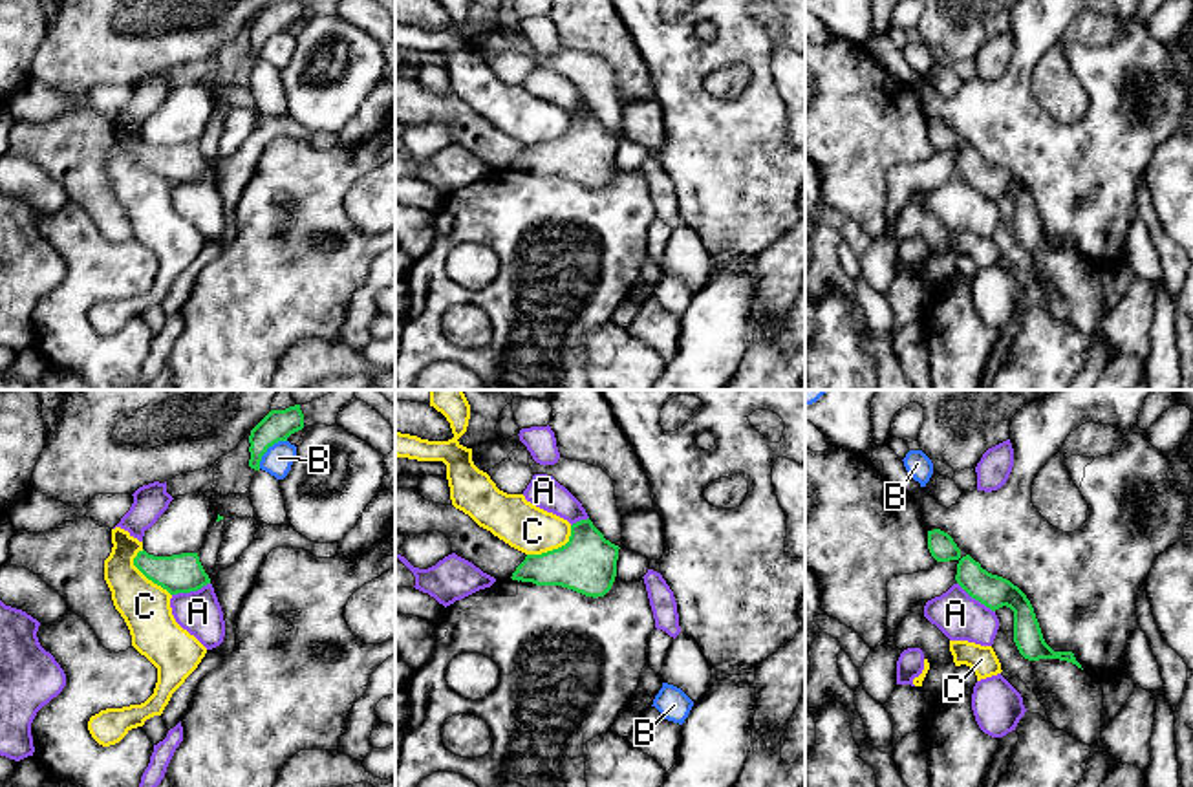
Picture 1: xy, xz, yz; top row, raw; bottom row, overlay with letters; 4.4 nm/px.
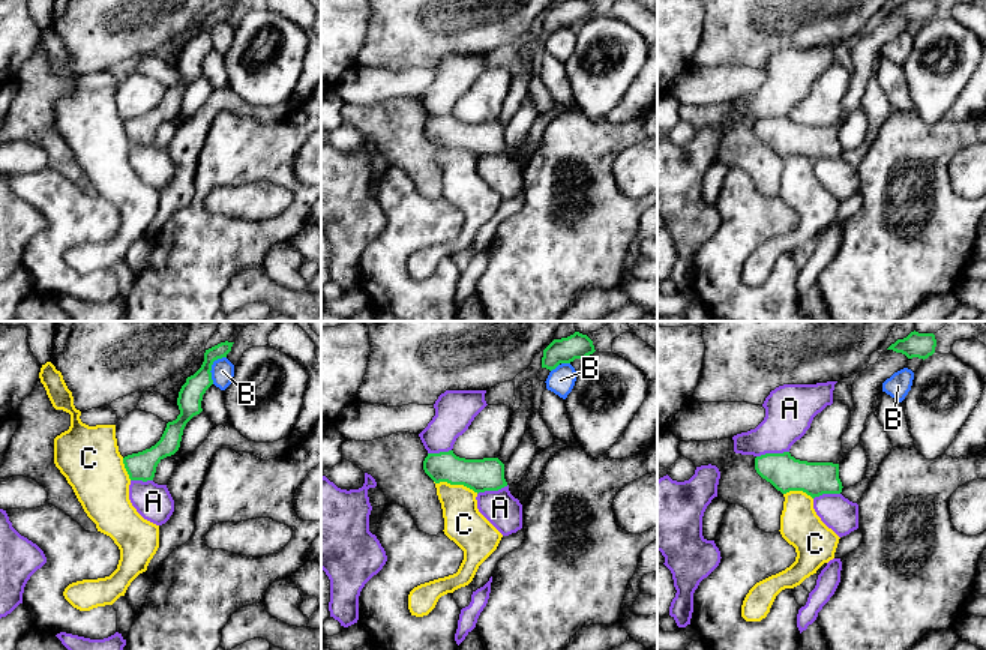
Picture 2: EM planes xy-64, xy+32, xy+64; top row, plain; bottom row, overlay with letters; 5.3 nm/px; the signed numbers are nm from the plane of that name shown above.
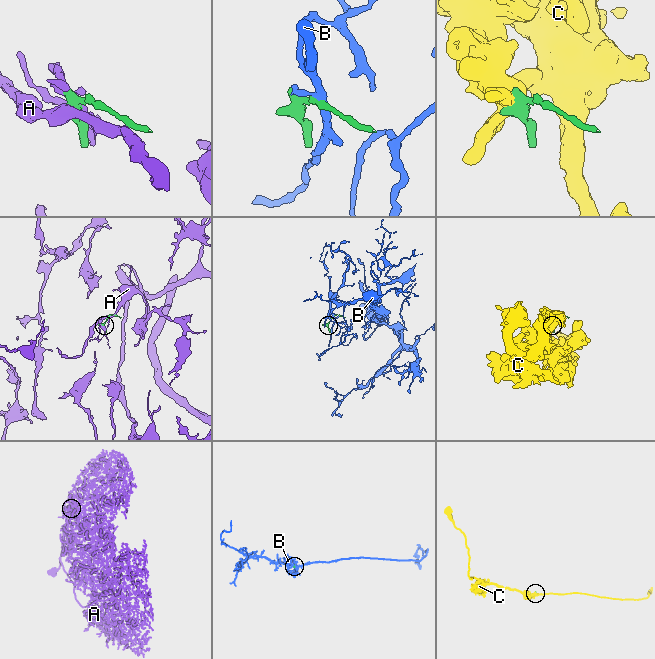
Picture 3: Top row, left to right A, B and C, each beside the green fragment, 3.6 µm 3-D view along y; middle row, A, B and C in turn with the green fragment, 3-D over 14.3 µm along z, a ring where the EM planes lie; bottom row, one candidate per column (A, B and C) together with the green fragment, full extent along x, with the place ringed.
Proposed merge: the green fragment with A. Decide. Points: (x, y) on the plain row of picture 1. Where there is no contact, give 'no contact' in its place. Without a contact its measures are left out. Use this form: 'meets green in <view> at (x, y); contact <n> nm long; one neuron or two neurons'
meets green in xy at (191, 180); contact 180 nm long; one neuron

